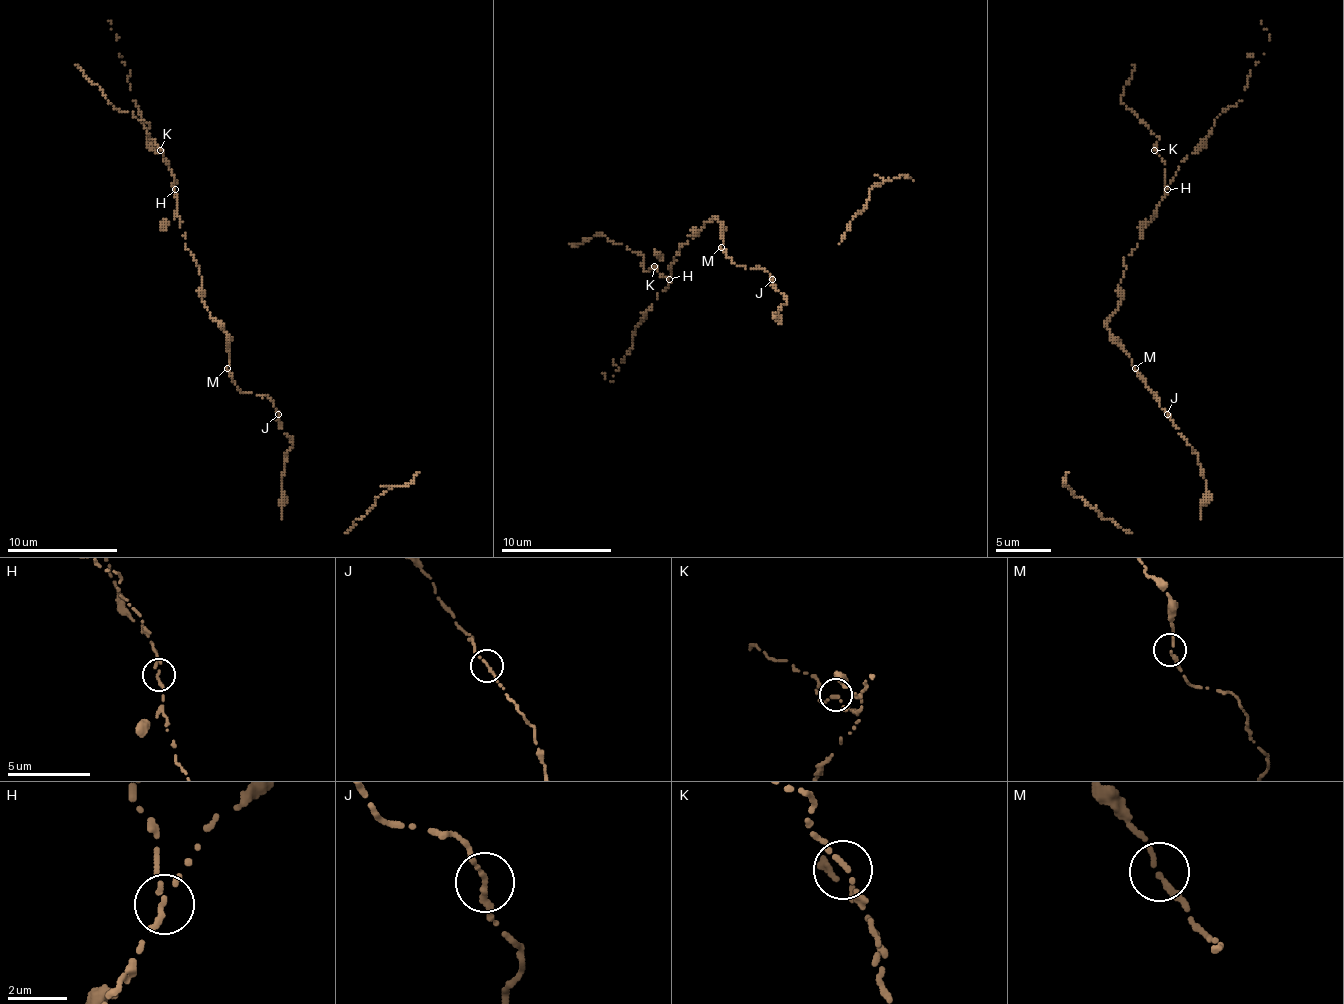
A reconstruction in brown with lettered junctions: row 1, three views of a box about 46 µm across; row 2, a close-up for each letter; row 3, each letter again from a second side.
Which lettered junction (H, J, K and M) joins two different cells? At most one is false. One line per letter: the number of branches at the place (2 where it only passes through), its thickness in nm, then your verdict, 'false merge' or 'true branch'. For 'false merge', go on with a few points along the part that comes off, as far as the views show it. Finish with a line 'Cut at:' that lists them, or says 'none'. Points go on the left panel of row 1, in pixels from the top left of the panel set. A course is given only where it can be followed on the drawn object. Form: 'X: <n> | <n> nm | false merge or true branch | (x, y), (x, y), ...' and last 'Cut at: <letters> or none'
H: 2 | 180 nm | false merge | (174, 189), (177, 180), (133, 101), (130, 70), (122, 62), (108, 21)
J: 2 | 180 nm | true branch
K: 2 | 170 nm | true branch
M: 2 | 190 nm | true branch
Cut at: H

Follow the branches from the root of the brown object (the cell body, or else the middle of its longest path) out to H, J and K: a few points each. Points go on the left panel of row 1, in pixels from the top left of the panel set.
H: (229, 357), (229, 337), (202, 299), (202, 277), (194, 255), (185, 247), (174, 189)
J: (229, 357), (227, 370), (232, 381), (243, 392), (265, 395), (279, 414)
K: (229, 357), (229, 337), (205, 307), (199, 266), (180, 227), (174, 175), (160, 150)

